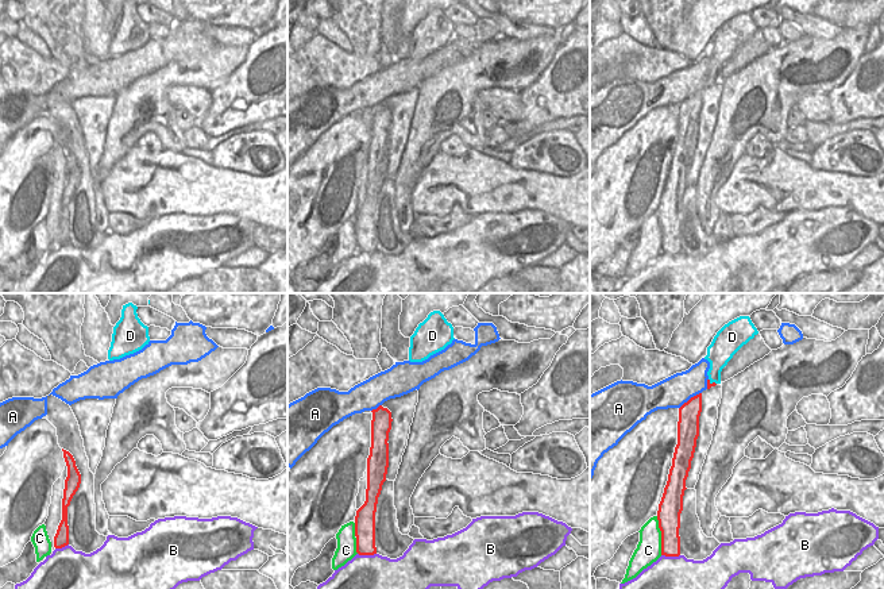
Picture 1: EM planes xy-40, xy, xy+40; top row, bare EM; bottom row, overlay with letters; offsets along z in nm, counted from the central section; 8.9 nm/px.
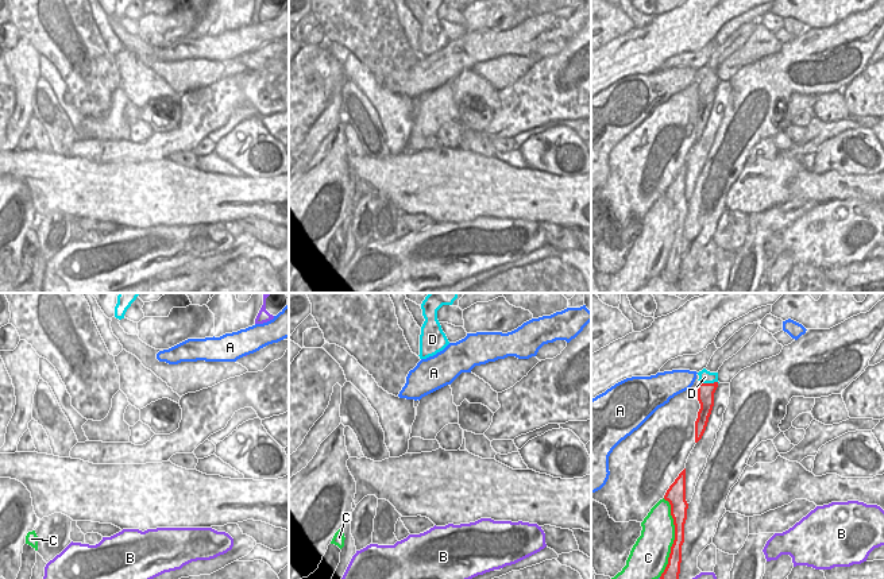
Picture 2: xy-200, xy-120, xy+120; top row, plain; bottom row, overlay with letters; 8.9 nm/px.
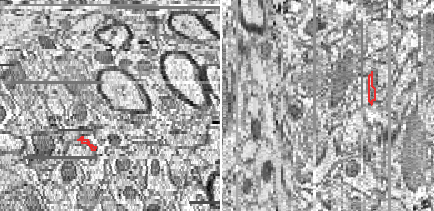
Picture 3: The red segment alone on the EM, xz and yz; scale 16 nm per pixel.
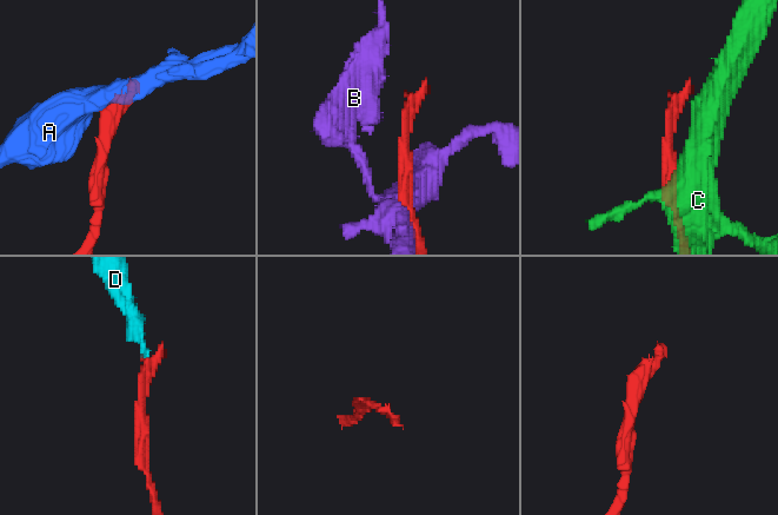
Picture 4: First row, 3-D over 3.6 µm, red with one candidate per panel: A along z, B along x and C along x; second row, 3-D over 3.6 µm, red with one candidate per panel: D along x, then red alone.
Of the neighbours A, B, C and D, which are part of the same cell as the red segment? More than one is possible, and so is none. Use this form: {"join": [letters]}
{"join": []}

